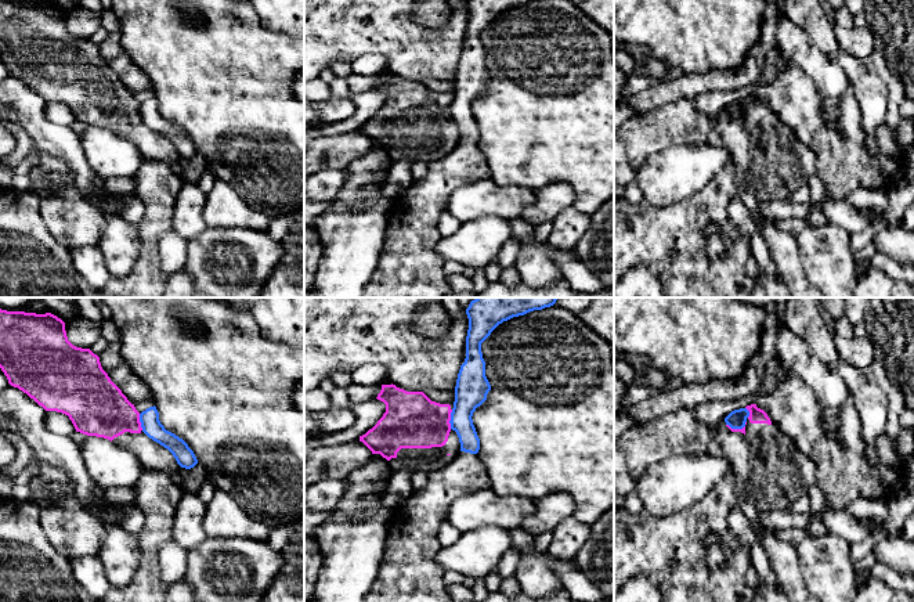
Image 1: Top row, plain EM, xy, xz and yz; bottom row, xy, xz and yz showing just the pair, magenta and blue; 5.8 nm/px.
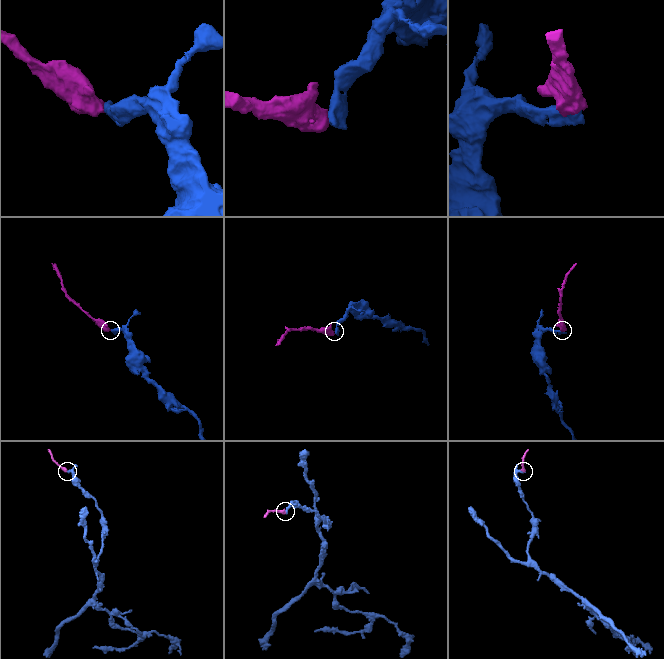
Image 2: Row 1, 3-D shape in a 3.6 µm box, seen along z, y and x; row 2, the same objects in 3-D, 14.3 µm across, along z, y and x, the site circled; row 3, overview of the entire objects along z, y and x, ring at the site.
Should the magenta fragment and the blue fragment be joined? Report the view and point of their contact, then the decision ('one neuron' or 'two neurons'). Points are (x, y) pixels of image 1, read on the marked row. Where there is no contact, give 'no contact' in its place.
contact xz (450, 420); two neurons

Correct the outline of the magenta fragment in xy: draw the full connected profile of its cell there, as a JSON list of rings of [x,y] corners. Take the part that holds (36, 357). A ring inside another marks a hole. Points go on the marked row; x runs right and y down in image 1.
[[[0,309],[0,368],[11,386],[26,393],[46,411],[57,411],[68,415],[76,432],[104,437],[122,448],[130,450],[140,459],[144,471],[170,473],[173,482],[180,487],[180,465],[173,454],[142,432],[140,412],[102,370],[100,357],[90,349],[73,346],[68,340],[65,322],[57,316],[51,313],[36,314]]]

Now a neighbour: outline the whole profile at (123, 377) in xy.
[[[124,361],[108,372],[108,376],[122,390],[122,393],[131,404],[151,399],[149,387]]]

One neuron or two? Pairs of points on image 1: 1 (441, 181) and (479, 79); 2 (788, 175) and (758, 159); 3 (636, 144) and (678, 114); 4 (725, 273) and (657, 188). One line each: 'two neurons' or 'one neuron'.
1: one neuron
2: one neuron
3: one neuron
4: two neurons

